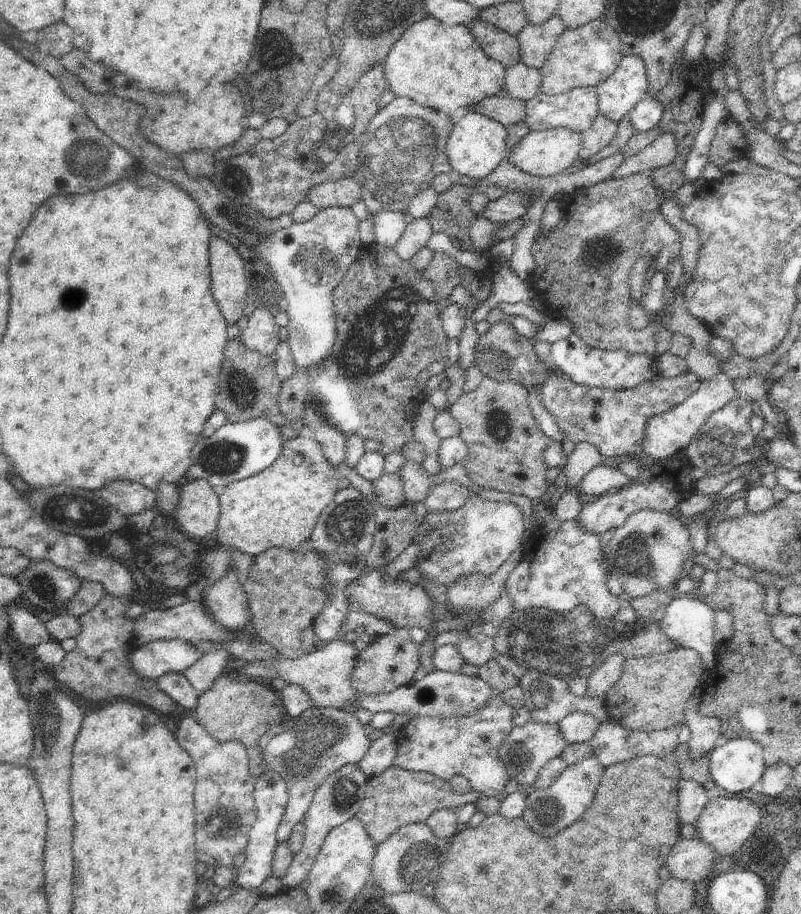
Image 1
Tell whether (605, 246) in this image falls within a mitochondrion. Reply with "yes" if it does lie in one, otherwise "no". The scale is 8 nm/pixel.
yes

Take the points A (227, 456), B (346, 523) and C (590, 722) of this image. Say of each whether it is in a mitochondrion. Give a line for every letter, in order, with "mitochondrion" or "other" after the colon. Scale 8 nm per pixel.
A: mitochondrion
B: mitochondrion
C: other

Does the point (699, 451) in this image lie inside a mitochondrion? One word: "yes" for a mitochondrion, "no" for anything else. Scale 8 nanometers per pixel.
yes

